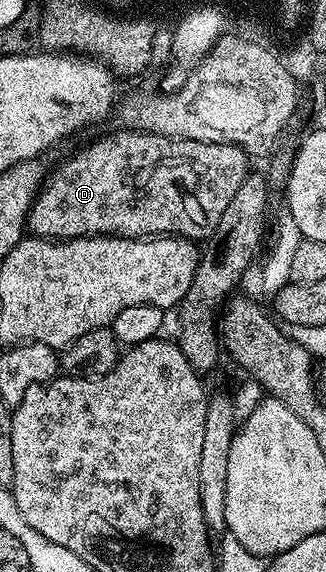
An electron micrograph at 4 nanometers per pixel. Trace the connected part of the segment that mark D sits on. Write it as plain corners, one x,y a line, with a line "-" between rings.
126,127
120,128
120,133
111,133
84,149
79,149
68,161
60,163
56,169
46,178
45,184
35,196
31,204
31,213
27,217
27,229
36,237
44,239
66,239
69,237
97,237
110,235
112,237
158,237
170,235
173,237
188,237
196,243
210,238
211,232
217,227
221,219
221,211
233,199
233,194
240,189
241,183
245,183
249,172
249,155
239,145
229,143
201,143
200,141
183,141
179,137
162,137
156,133
144,133

